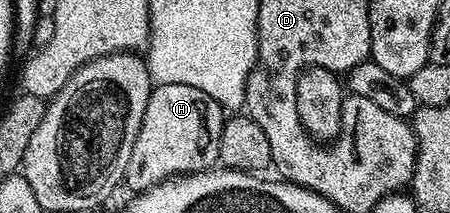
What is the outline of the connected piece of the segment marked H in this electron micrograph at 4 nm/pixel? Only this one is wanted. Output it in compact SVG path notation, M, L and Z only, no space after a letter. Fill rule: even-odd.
M184 83L155 84L148 95L148 105L144 107L136 143L132 143L125 188L134 189L130 191L151 189L168 177L215 168L220 131L226 119L222 104L212 99L212 95L200 91L200 87L188 87Z

